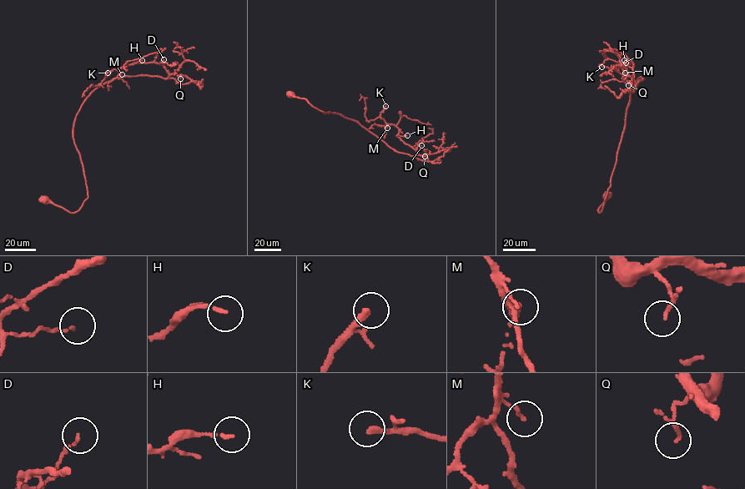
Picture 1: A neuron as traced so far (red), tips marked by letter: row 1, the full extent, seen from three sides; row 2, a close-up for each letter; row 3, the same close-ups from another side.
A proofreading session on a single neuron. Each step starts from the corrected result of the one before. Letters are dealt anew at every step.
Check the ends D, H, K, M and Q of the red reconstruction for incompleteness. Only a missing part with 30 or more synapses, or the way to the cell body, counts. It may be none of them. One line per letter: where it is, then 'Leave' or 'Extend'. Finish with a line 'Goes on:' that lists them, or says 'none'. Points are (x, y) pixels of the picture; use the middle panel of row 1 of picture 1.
D: Place: (421, 145). Leave
H: Place: (407, 135). Leave
K: Place: (385, 106). Extend
M: Place: (387, 128). Leave
Q: Place: (425, 156). Leave
Goes on: K

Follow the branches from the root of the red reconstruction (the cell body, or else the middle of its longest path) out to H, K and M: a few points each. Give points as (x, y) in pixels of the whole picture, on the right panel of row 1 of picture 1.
H: (606, 194), (599, 212), (610, 186), (631, 90), (638, 78), (643, 79), (636, 84), (634, 64), (624, 60)
K: (606, 194), (599, 212), (631, 90), (643, 79), (635, 82), (631, 62), (620, 63), (616, 70), (601, 67)
M: (606, 194), (599, 212), (631, 90), (643, 79), (634, 81), (631, 63), (620, 63), (625, 73)

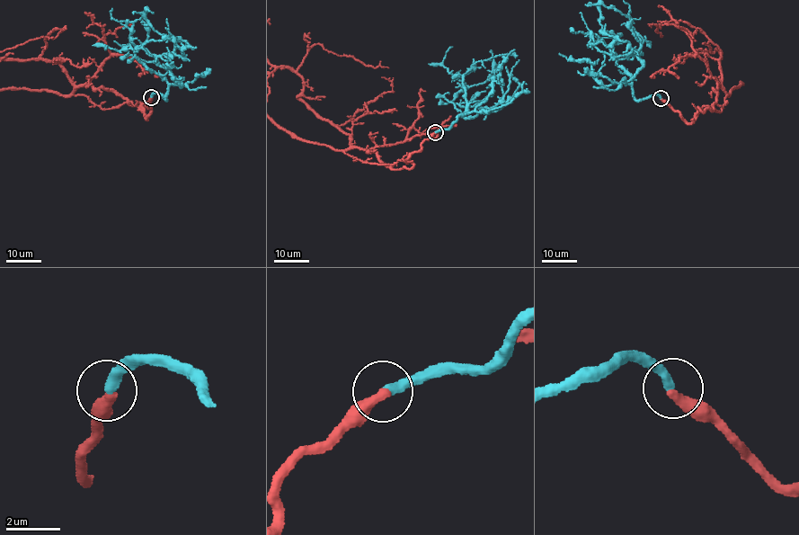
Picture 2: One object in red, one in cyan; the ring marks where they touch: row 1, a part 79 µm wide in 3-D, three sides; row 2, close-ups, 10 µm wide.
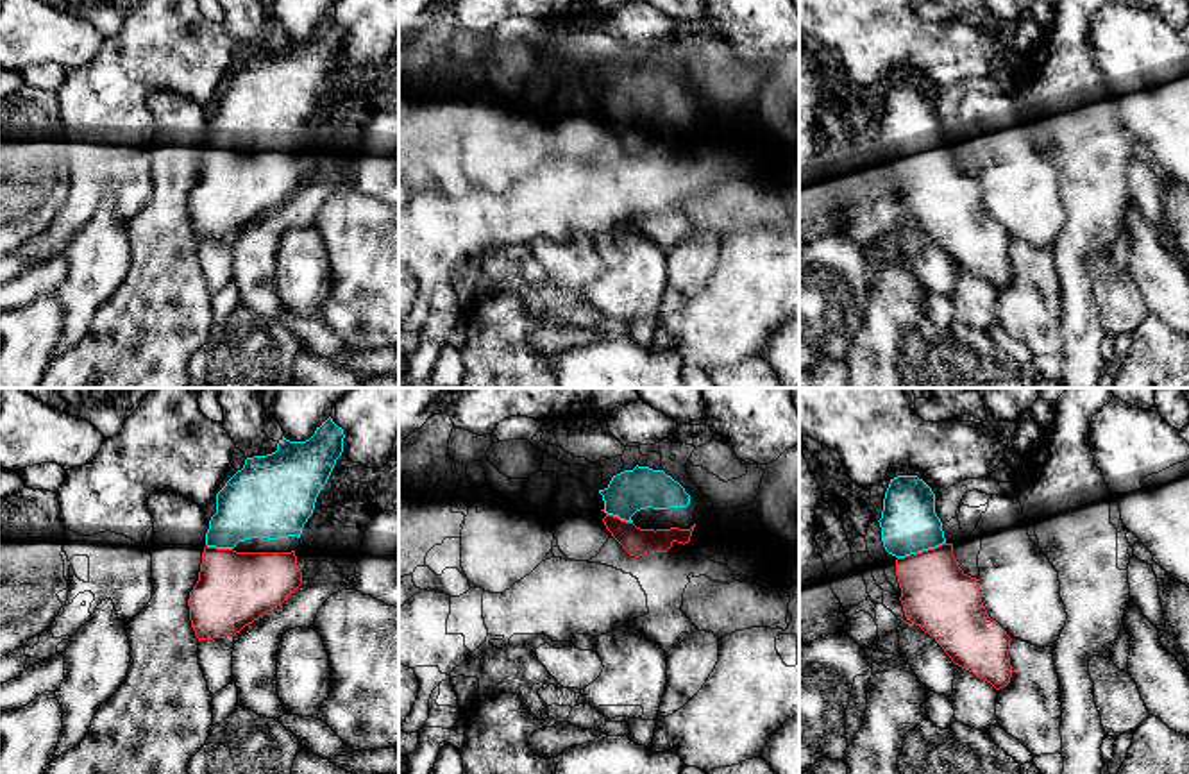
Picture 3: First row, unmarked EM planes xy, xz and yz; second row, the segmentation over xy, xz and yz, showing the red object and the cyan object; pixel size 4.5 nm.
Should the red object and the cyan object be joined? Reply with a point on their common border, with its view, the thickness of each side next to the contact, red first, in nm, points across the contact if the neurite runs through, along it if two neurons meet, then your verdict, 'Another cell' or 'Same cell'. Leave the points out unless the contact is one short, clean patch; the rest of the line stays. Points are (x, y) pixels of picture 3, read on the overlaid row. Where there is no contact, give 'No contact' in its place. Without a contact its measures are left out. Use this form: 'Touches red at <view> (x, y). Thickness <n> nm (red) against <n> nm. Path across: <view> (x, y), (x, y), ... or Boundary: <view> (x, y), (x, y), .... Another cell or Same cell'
Touches red at yz (928, 549). Thickness 320 nm (red) against 260 nm. Path across: yz (936, 594), (928, 549), (925, 538), (909, 522). Same cell

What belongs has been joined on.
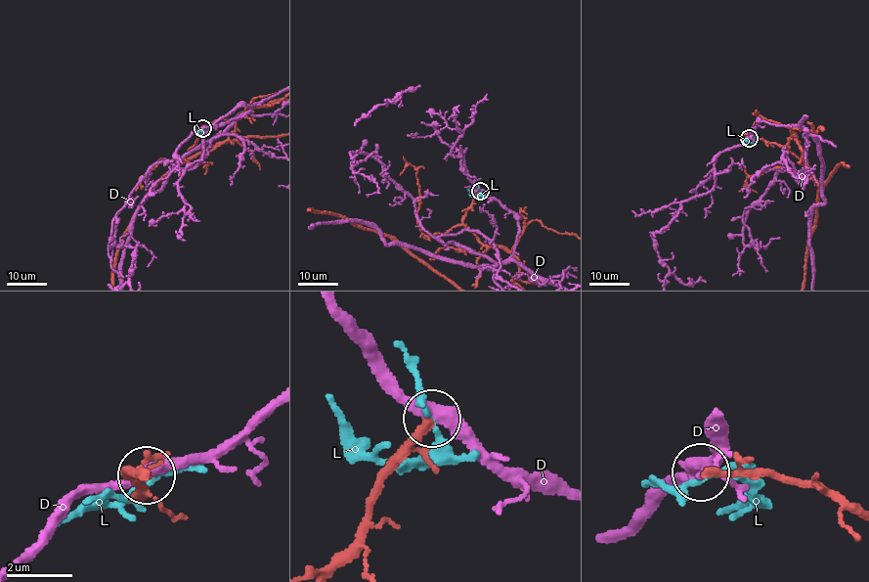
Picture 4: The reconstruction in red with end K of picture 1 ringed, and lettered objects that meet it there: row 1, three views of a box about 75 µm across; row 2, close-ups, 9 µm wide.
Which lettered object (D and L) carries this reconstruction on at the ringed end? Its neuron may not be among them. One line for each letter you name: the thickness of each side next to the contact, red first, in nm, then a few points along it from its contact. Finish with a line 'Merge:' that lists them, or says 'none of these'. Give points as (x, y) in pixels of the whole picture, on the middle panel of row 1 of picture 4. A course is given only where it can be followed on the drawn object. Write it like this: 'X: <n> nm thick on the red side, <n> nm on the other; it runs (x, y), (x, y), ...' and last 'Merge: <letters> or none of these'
Merge: none of these

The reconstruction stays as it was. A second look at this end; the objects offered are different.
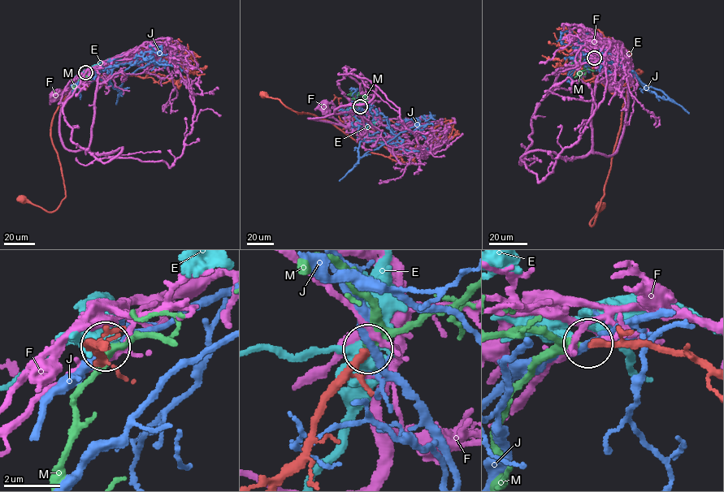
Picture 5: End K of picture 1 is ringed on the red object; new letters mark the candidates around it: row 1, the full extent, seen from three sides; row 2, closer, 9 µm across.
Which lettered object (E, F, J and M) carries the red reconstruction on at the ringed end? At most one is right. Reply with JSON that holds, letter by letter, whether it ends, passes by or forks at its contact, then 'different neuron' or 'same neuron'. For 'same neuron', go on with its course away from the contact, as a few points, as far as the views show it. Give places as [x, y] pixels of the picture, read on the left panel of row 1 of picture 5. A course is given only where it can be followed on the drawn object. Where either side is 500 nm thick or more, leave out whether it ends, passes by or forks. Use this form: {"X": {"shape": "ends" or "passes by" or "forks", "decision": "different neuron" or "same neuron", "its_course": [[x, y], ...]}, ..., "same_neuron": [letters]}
{"E": {"decision": "different neuron"}, "F": {"shape": "forks", "decision": "different neuron"}, "J": {"shape": "passes by", "decision": "different neuron"}, "M": {"shape": "passes by", "decision": "same neuron", "its_course": [[85, 72], [83, 81], [74, 88], [72, 92]]}, "same_neuron": ["M"]}

